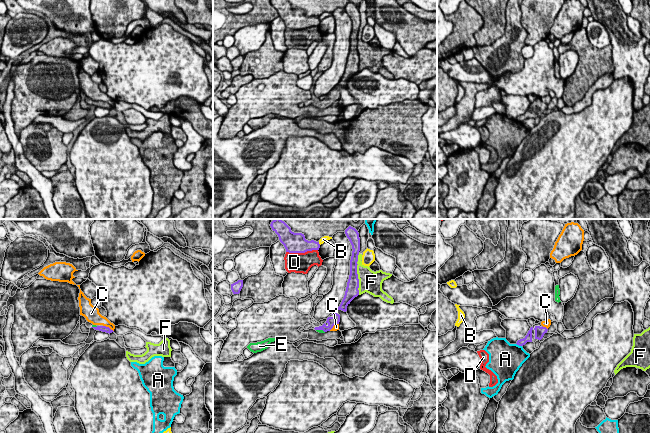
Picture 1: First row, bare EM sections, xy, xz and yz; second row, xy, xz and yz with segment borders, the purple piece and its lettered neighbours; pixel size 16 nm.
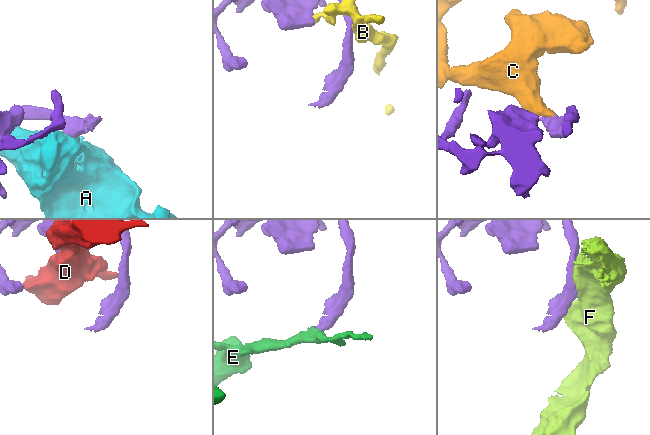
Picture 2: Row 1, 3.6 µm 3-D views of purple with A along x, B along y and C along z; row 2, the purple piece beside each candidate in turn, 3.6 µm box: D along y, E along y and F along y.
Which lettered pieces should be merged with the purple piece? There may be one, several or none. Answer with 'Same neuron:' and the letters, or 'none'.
Same neuron: E

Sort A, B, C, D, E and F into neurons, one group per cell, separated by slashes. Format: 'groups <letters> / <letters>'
groups A / B / C / D / E / F

